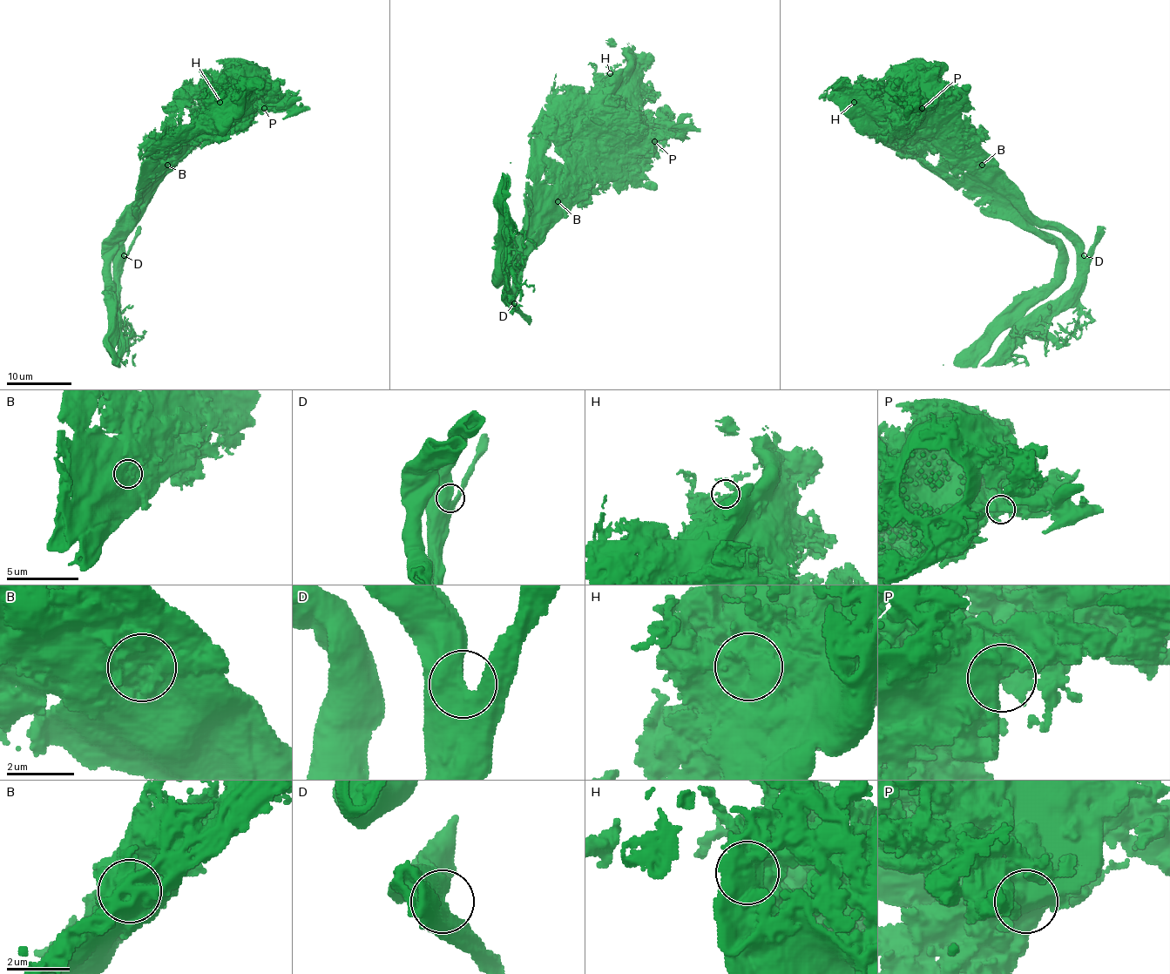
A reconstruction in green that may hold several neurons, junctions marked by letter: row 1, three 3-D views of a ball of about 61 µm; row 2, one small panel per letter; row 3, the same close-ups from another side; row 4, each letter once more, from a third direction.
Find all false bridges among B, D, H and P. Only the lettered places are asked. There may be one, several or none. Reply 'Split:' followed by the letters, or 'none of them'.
Split: B

